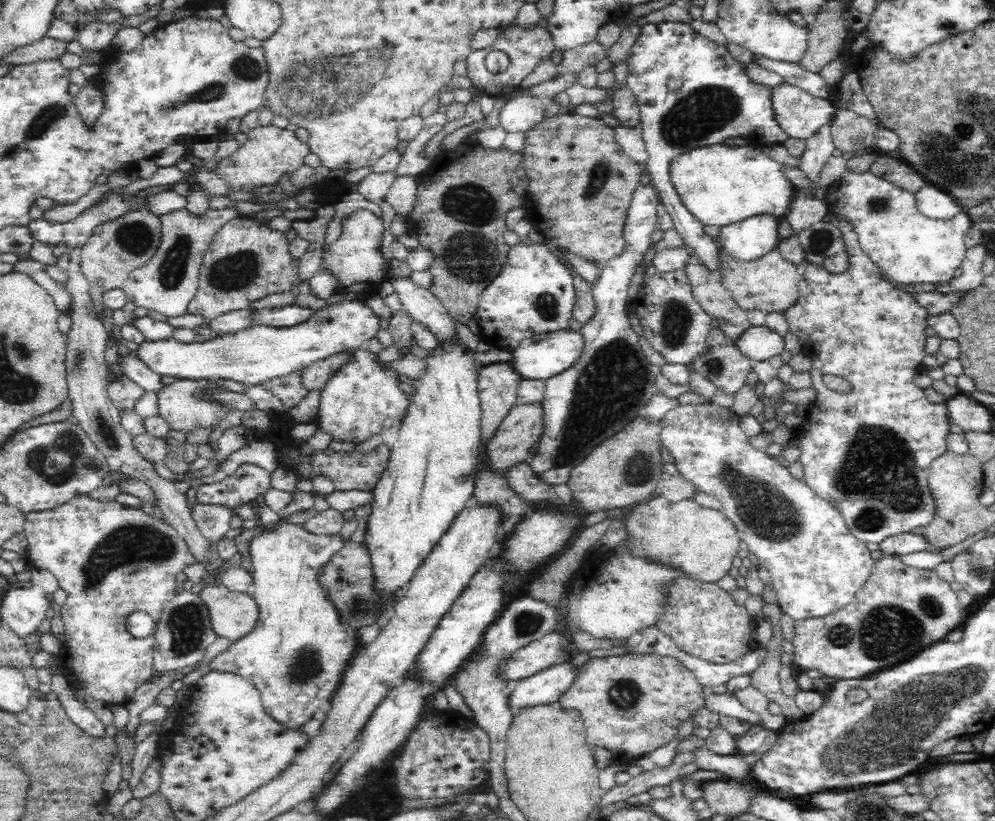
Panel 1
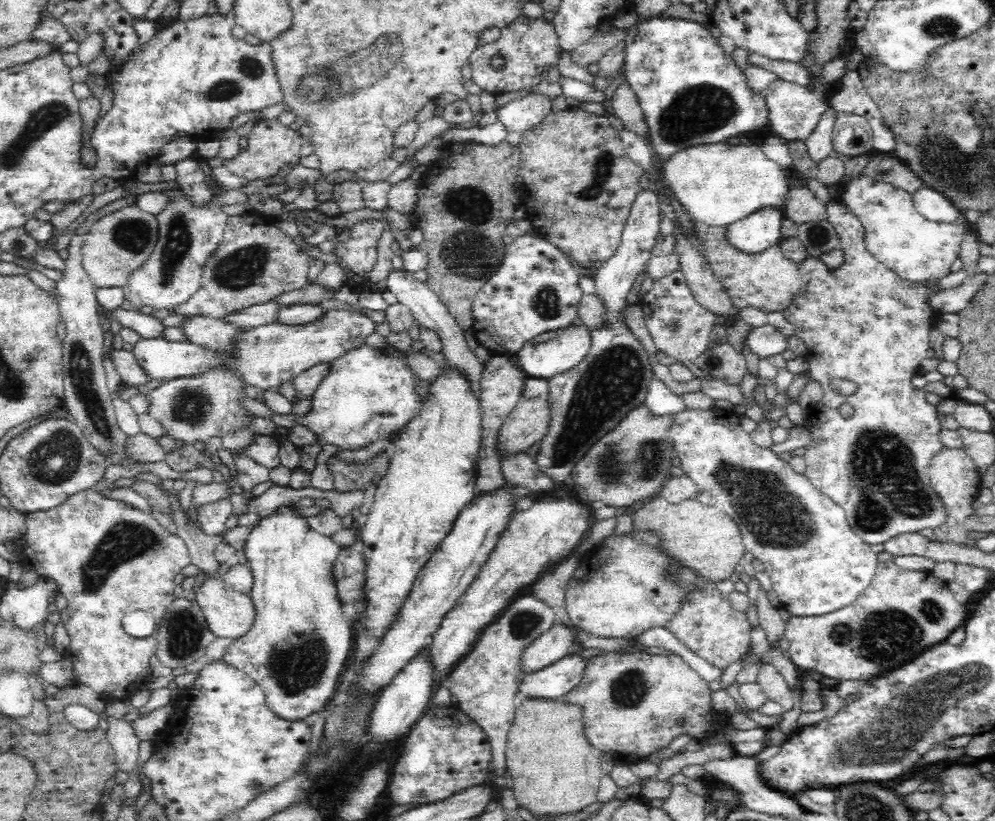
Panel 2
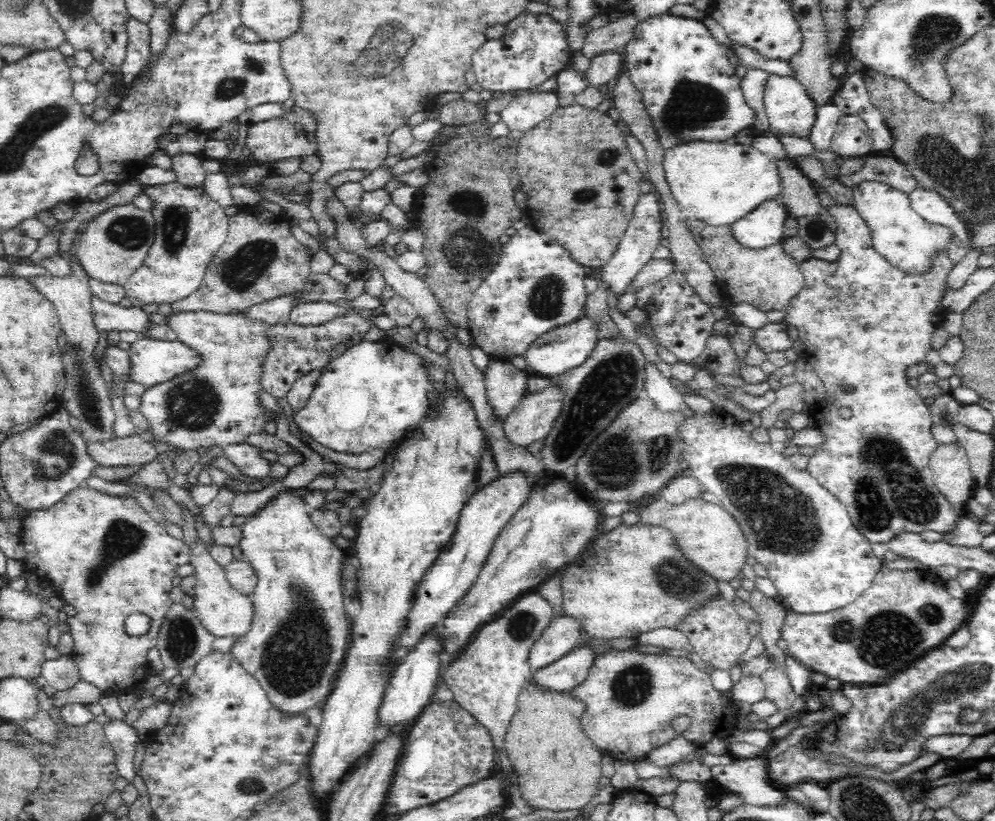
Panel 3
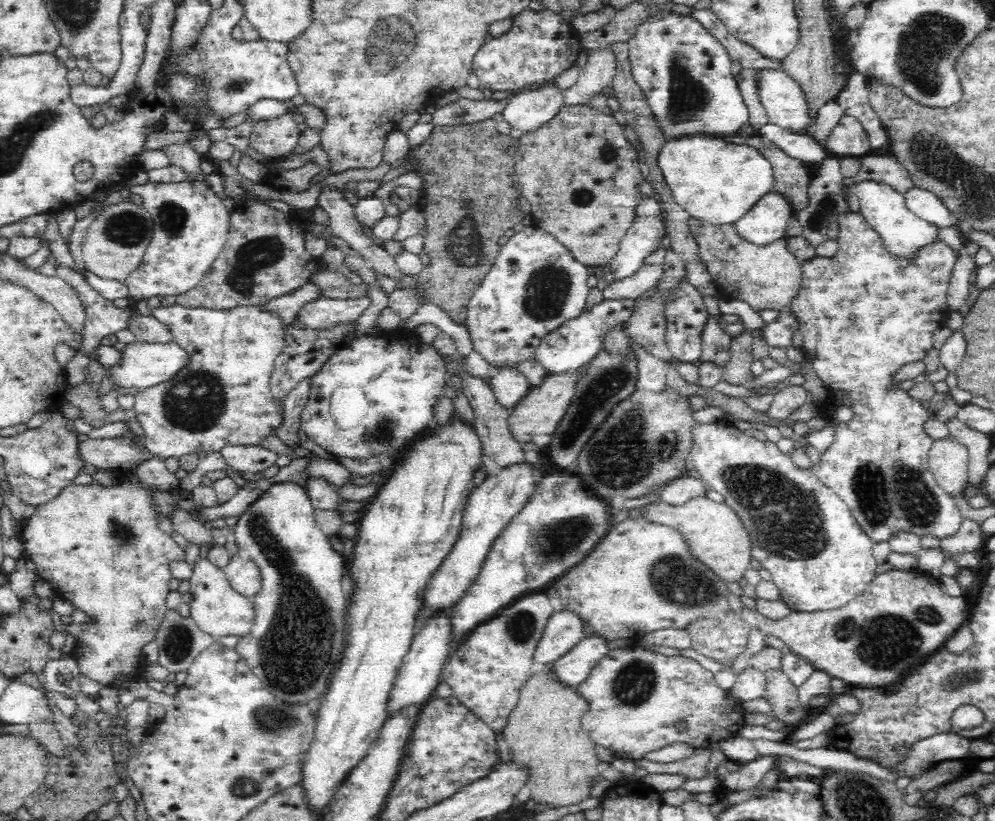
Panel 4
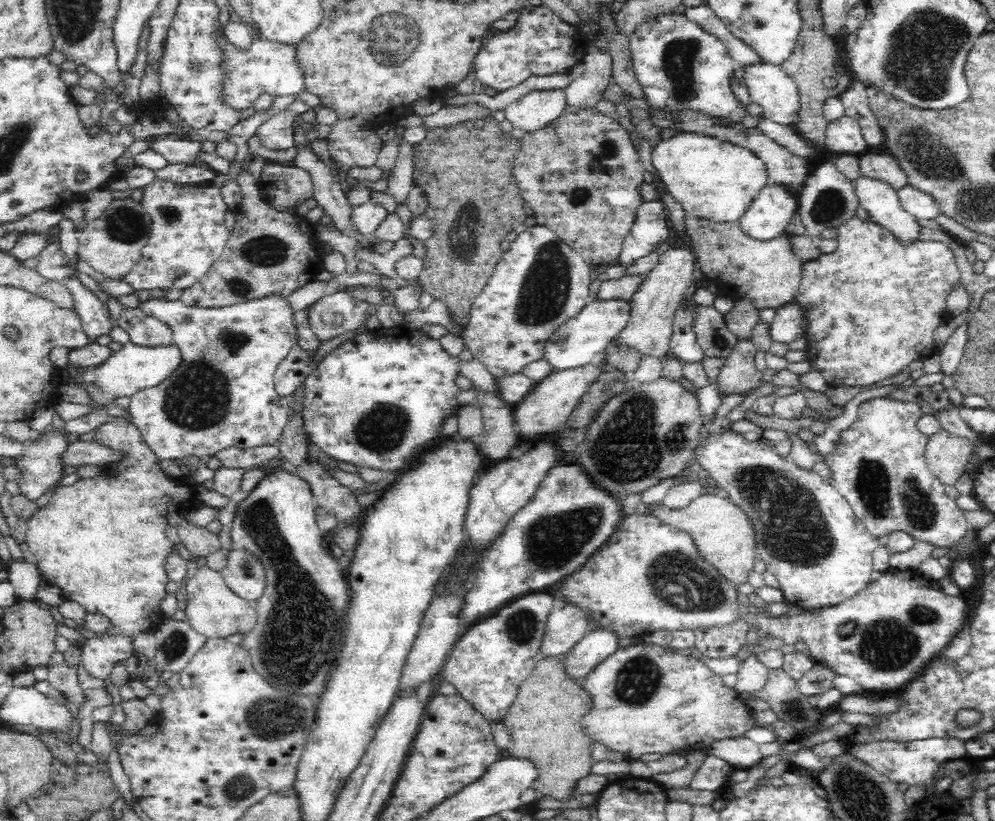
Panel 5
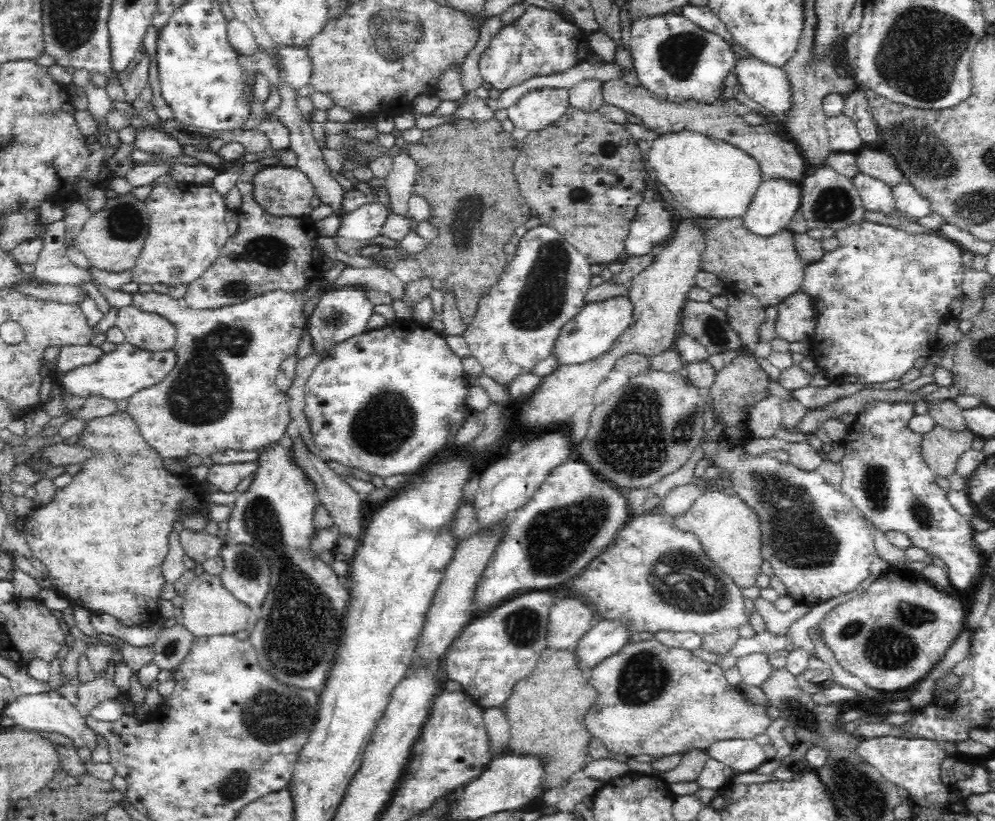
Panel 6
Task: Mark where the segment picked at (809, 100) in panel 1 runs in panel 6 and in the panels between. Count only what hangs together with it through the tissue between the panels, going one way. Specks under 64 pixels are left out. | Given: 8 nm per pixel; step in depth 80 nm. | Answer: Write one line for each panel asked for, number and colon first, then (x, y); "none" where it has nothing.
2: (794, 111)
3: (791, 111)
4: (782, 97)
5: (768, 85)
6: (769, 86)

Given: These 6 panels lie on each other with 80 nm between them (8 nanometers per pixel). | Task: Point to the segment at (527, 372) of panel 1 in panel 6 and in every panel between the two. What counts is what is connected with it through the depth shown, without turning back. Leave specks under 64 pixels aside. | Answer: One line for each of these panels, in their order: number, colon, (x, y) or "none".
2: (567, 347)
3: (577, 339)
4: (580, 339)
5: (580, 341)
6: (591, 333)

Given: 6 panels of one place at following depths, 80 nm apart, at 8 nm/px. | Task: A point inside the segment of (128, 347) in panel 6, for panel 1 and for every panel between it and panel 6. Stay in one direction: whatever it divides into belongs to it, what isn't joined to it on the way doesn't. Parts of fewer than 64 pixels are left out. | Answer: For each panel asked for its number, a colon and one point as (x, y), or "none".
1: (252, 355)
2: (267, 355)
3: (154, 361)
4: (144, 364)
5: (132, 368)

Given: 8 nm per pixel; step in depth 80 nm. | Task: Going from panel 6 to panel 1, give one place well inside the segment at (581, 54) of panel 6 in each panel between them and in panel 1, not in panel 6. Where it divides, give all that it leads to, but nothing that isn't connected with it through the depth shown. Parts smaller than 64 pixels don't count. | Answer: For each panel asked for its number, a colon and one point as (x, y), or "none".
1: (526, 47)
2: (529, 46)
3: (532, 49)
4: (540, 46)
5: (540, 43)

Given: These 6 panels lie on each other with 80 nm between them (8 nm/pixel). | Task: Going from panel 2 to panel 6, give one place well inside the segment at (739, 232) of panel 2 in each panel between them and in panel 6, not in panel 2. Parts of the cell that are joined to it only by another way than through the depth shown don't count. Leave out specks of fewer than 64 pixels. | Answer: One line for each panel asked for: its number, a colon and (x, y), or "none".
3: (764, 227)
4: (766, 222)
5: (770, 213)
6: (777, 201)

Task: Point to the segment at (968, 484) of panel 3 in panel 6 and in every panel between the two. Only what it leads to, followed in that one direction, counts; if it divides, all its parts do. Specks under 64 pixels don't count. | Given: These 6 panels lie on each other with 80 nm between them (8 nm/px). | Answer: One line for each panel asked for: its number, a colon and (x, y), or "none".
4: (948, 460)
5: (946, 455)
6: (941, 448)

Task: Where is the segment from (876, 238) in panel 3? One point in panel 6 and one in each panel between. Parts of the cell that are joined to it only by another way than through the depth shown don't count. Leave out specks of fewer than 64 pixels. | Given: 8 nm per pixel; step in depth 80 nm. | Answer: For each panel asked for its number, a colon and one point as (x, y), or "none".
4: (903, 235)
5: (882, 203)
6: (876, 196)

